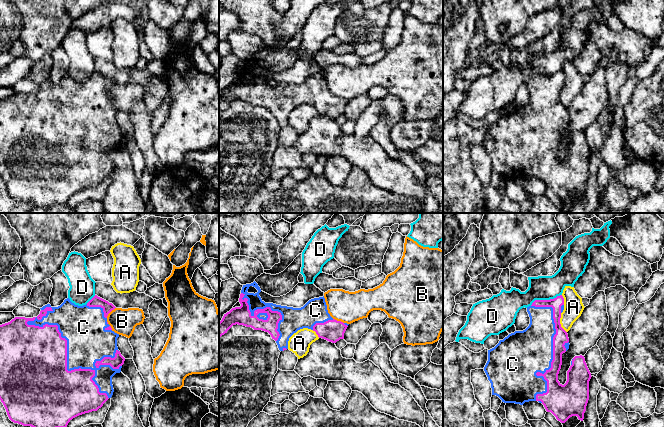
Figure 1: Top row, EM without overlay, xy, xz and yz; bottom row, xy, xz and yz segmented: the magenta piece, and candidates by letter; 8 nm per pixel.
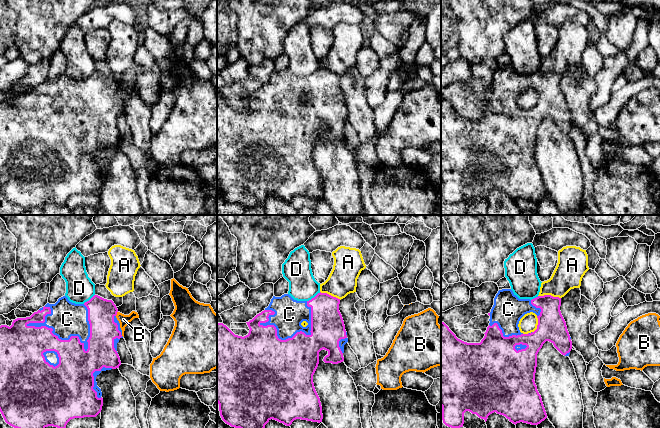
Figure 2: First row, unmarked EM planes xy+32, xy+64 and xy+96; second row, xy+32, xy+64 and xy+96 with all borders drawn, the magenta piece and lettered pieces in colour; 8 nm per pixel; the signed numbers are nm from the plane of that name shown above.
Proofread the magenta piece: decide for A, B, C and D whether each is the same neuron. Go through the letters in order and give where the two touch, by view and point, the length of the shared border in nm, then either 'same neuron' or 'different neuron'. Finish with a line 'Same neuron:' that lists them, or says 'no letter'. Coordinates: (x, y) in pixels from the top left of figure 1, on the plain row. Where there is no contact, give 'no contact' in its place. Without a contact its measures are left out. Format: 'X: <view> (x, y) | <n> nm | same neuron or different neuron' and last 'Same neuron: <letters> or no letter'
A: yz (559, 99) | 170 nm | different neuron
B: xy (110, 87) | 120 nm | different neuron
C: xy (66, 137) | 900 nm | same neuron
D: yz (545, 76) | 280 nm | different neuron
Same neuron: C

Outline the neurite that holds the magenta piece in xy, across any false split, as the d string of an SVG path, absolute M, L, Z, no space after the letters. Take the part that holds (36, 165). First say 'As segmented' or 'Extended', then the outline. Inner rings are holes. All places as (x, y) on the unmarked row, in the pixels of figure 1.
Extended. M95 71L86 81L78 82L69 74L58 83L50 80L43 82L37 93L25 94L15 93L10 98L0 101L0 176L3 179L9 195L23 202L31 202L35 206L47 208L51 205L66 204L68 199L75 193L97 187L103 180L112 173L114 165L112 153L121 148L125 134L117 123L119 110L115 109L107 98L108 90L116 83L108 77Z

